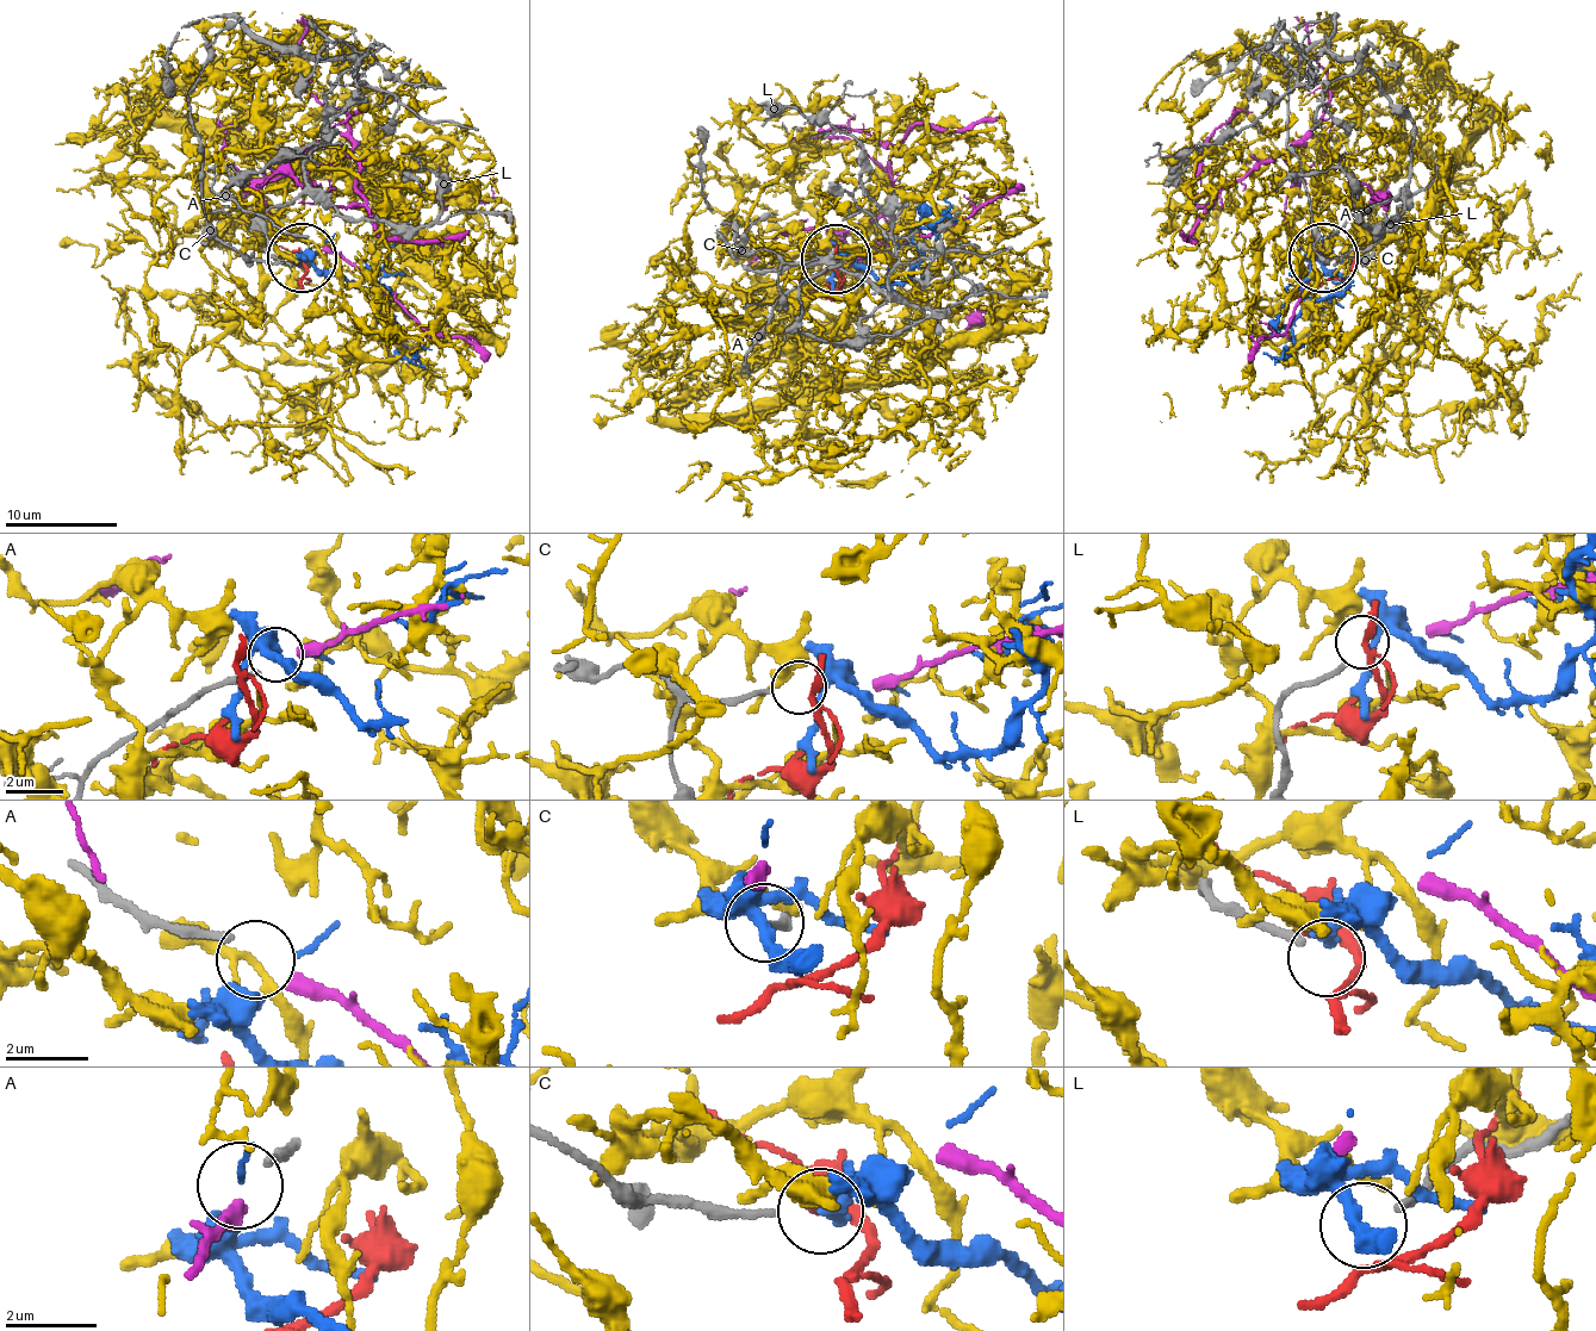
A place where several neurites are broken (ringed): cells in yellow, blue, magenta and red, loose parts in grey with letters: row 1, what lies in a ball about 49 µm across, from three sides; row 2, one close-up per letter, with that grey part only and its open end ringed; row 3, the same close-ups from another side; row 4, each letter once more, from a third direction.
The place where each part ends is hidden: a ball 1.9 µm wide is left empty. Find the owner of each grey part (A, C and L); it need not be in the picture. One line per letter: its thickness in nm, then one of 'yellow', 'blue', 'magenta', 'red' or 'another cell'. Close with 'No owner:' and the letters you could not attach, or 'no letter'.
A: 190 nm | magenta
C: 150 nm | another cell
L: 170 nm | another cell
No owner: C, L

